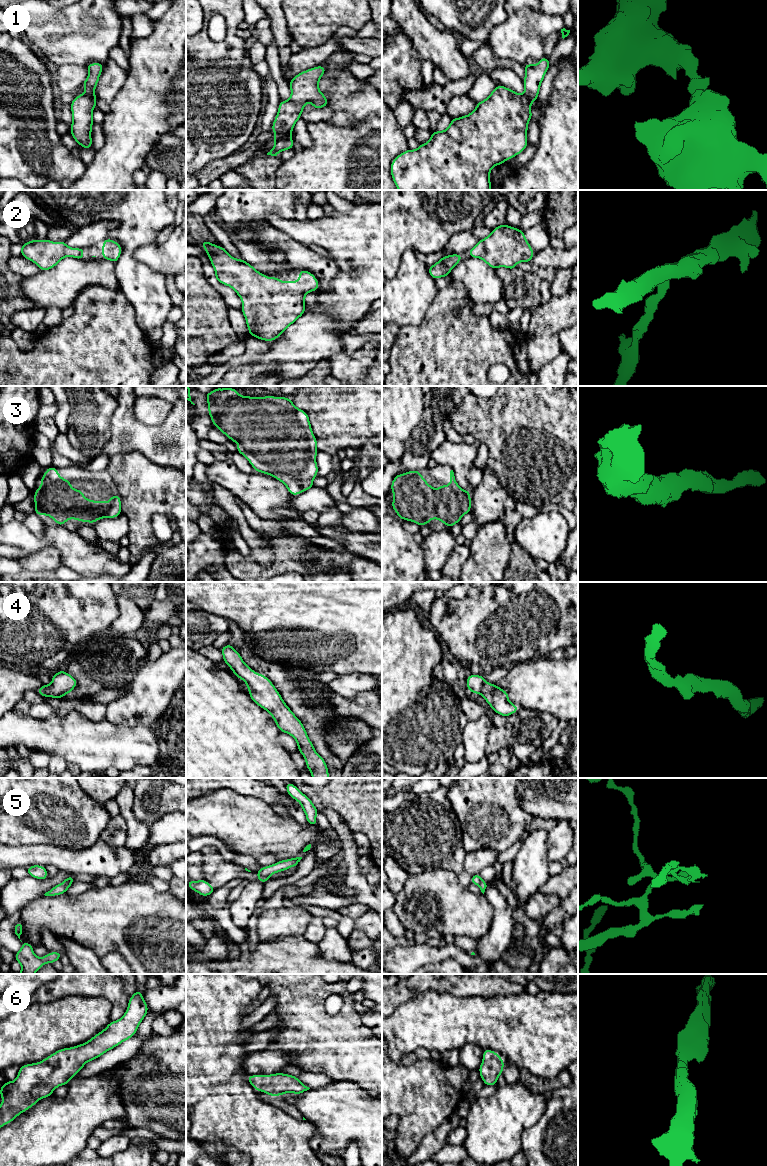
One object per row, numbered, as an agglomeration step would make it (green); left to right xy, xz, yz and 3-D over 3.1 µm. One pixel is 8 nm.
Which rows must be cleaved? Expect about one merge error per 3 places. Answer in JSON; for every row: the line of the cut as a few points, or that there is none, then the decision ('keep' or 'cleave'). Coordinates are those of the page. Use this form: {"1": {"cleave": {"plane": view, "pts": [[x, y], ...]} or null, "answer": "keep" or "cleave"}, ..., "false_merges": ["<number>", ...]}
{"1": {"cleave": {"plane": "xz", "pts": [[290, 136], [275, 140]]}, "answer": "cleave"}, "2": {"cleave": null, "answer": "keep"}, "3": {"cleave": null, "answer": "keep"}, "4": {"cleave": null, "answer": "keep"}, "5": {"cleave": {"plane": "xz", "pts": [[258, 874], [268, 877]]}, "answer": "cleave"}, "6": {"cleave": null, "answer": "keep"}, "false_merges": ["1", "5"]}

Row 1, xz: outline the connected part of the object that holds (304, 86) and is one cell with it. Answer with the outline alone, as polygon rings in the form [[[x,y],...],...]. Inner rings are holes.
[[[323,65],[307,69],[295,75],[289,82],[291,95],[288,100],[280,101],[277,115],[273,121],[271,130],[275,133],[274,140],[291,137],[295,123],[301,118],[304,106],[311,103],[314,109],[328,106],[327,97],[319,90],[319,80],[327,70]]]

